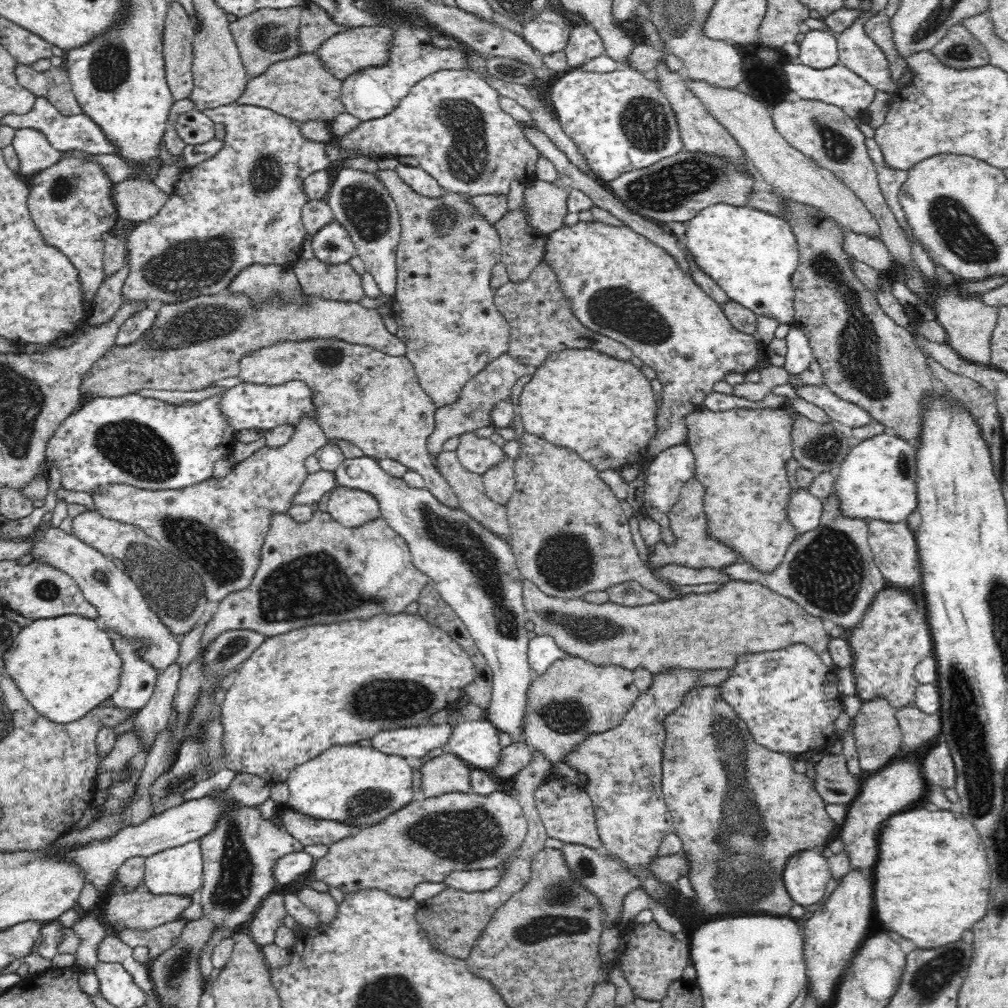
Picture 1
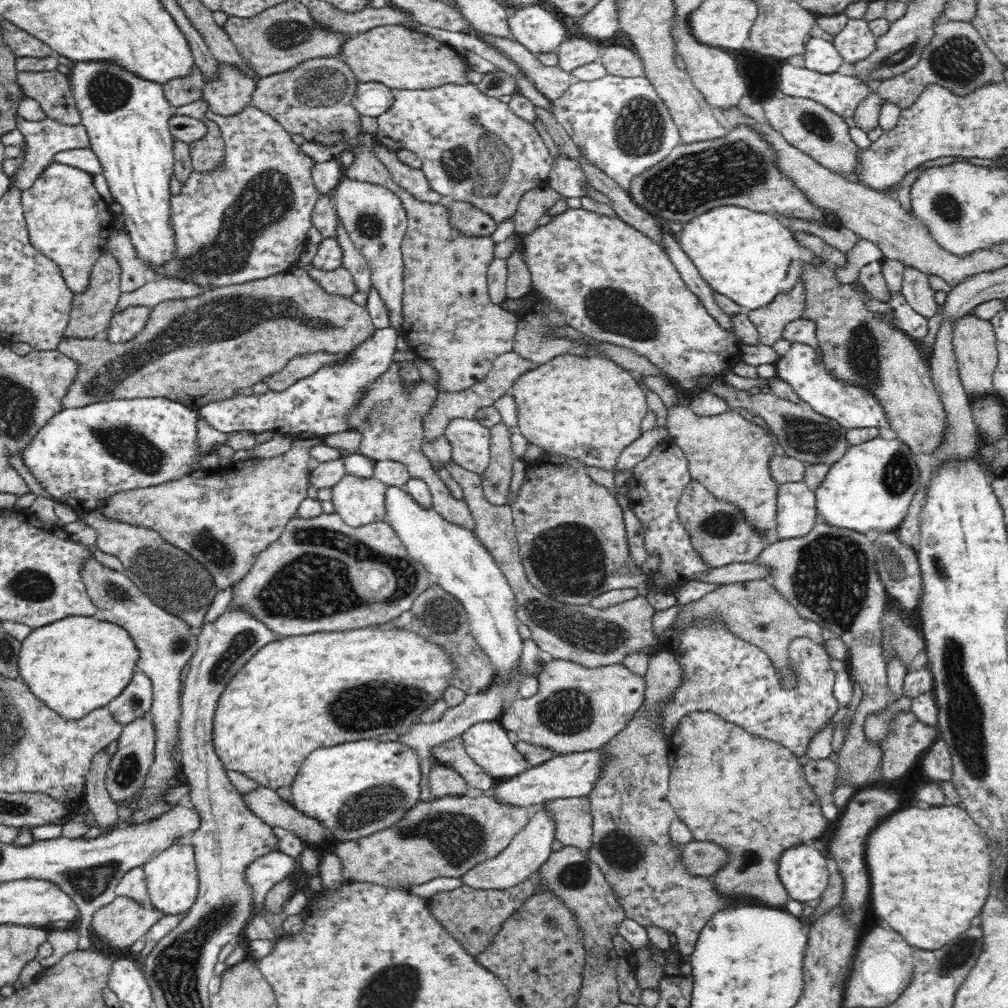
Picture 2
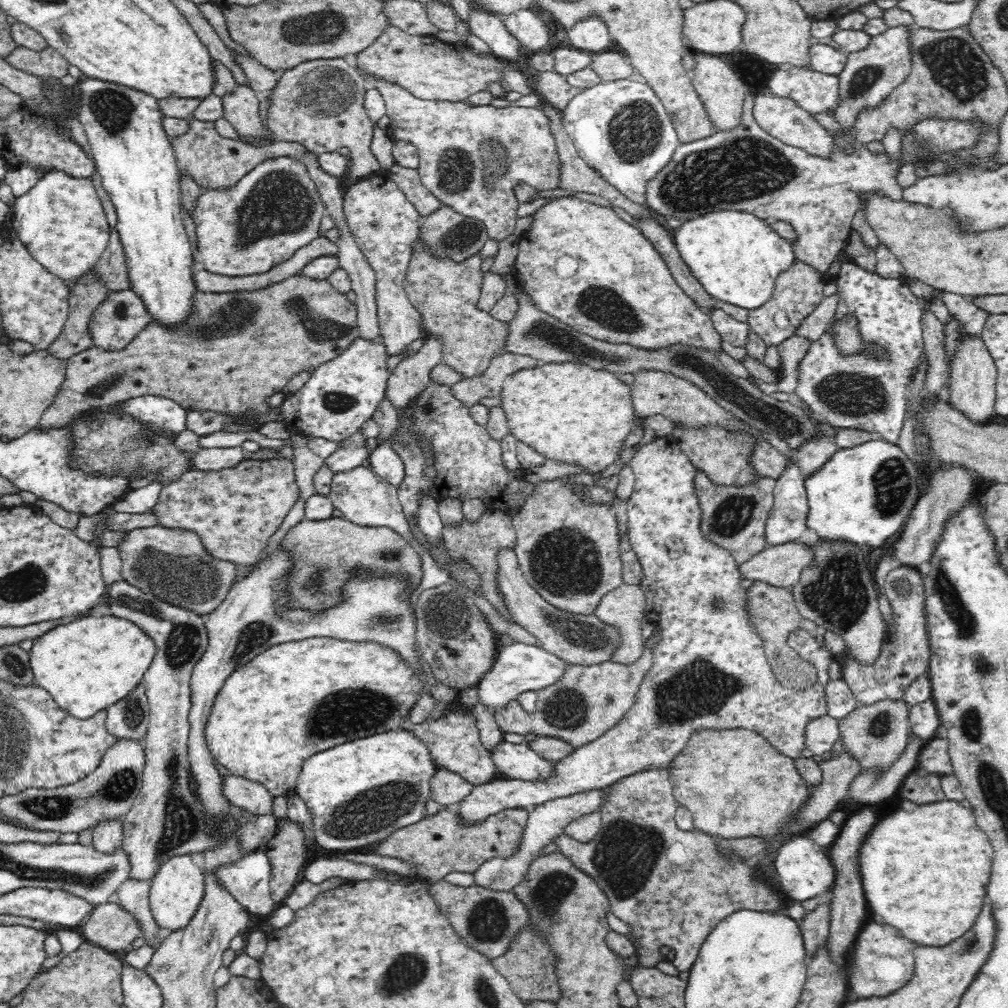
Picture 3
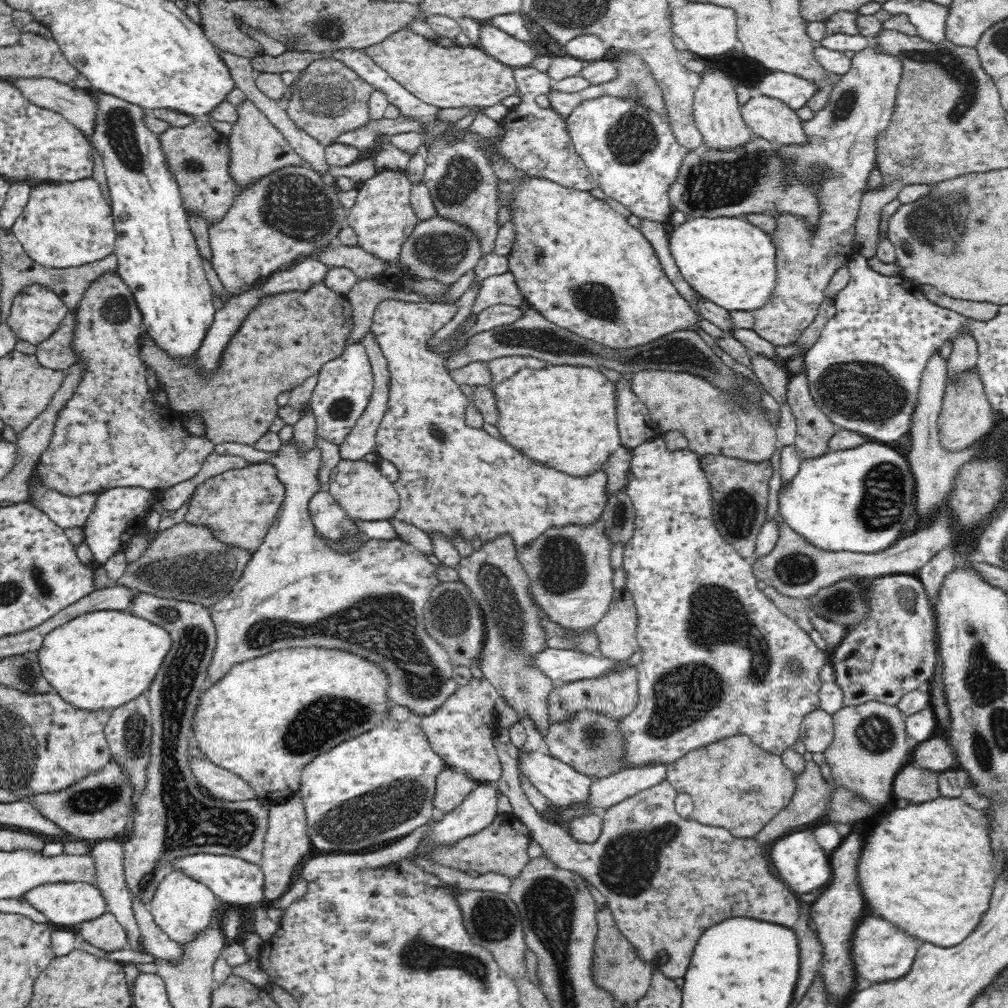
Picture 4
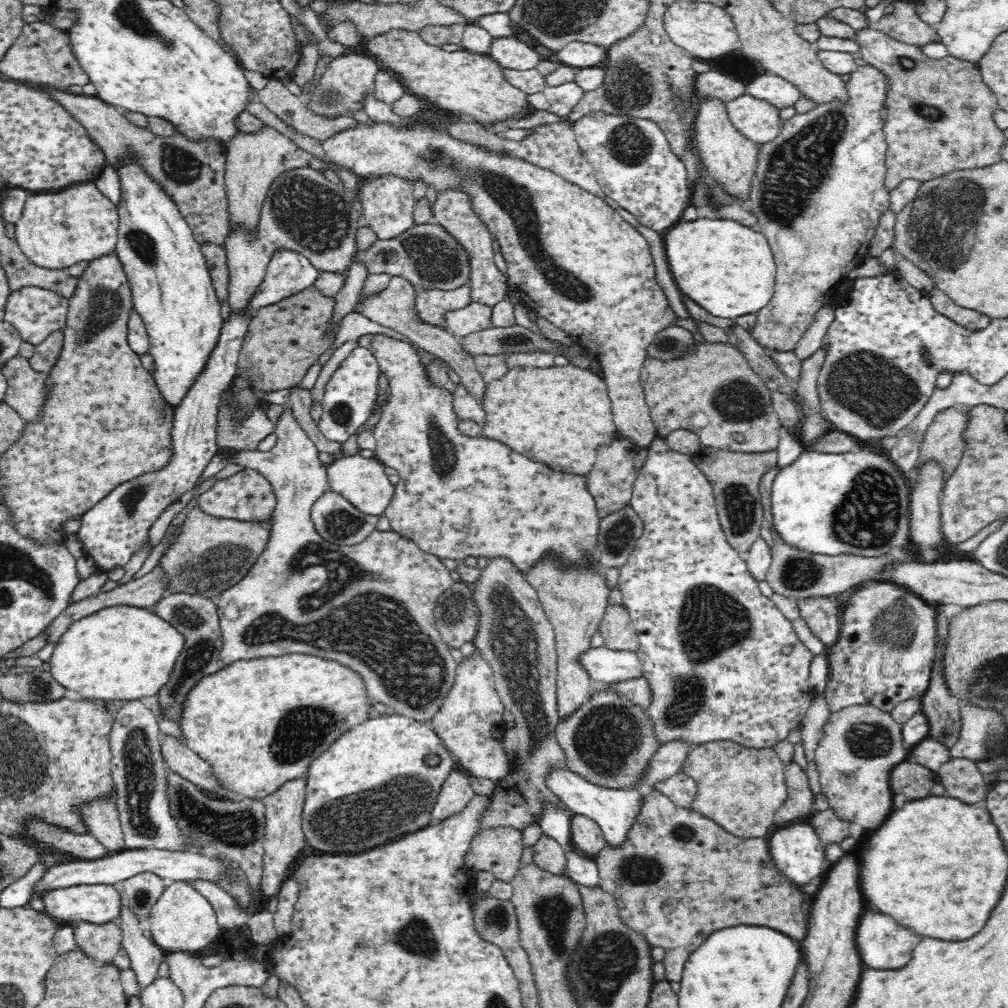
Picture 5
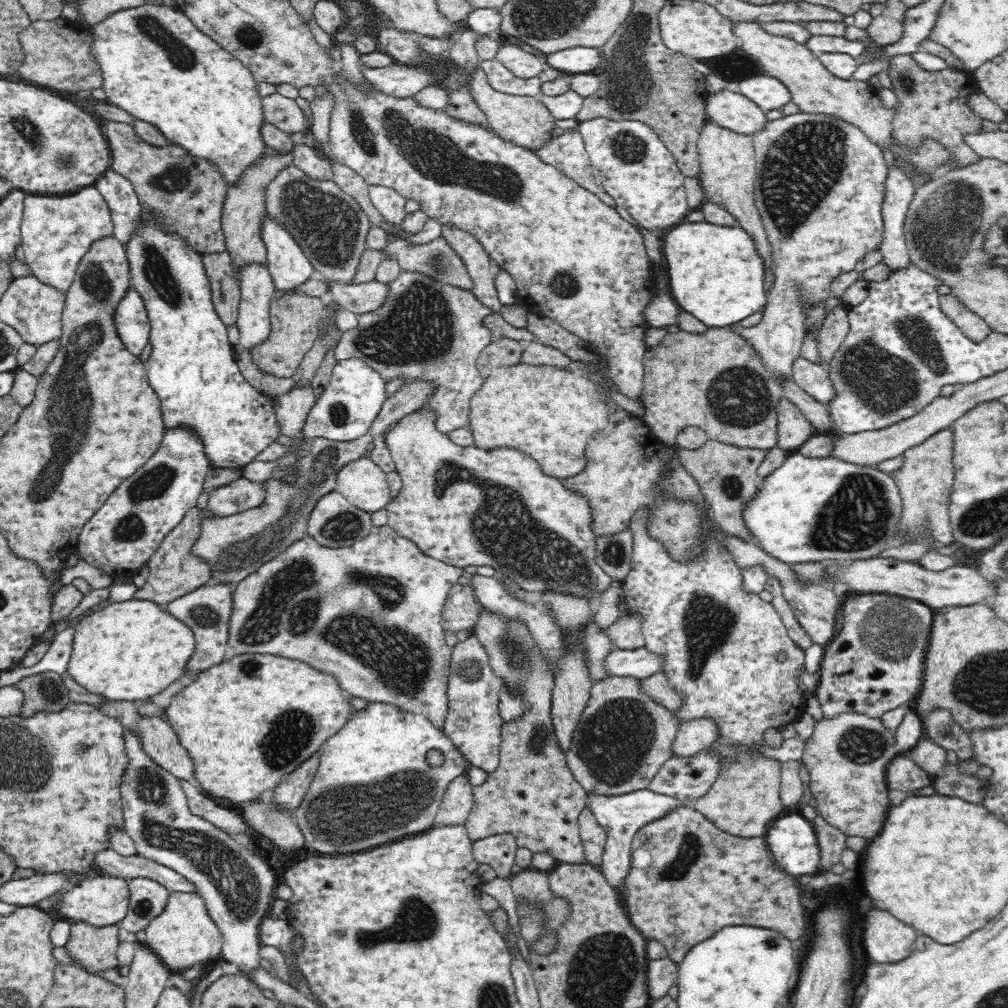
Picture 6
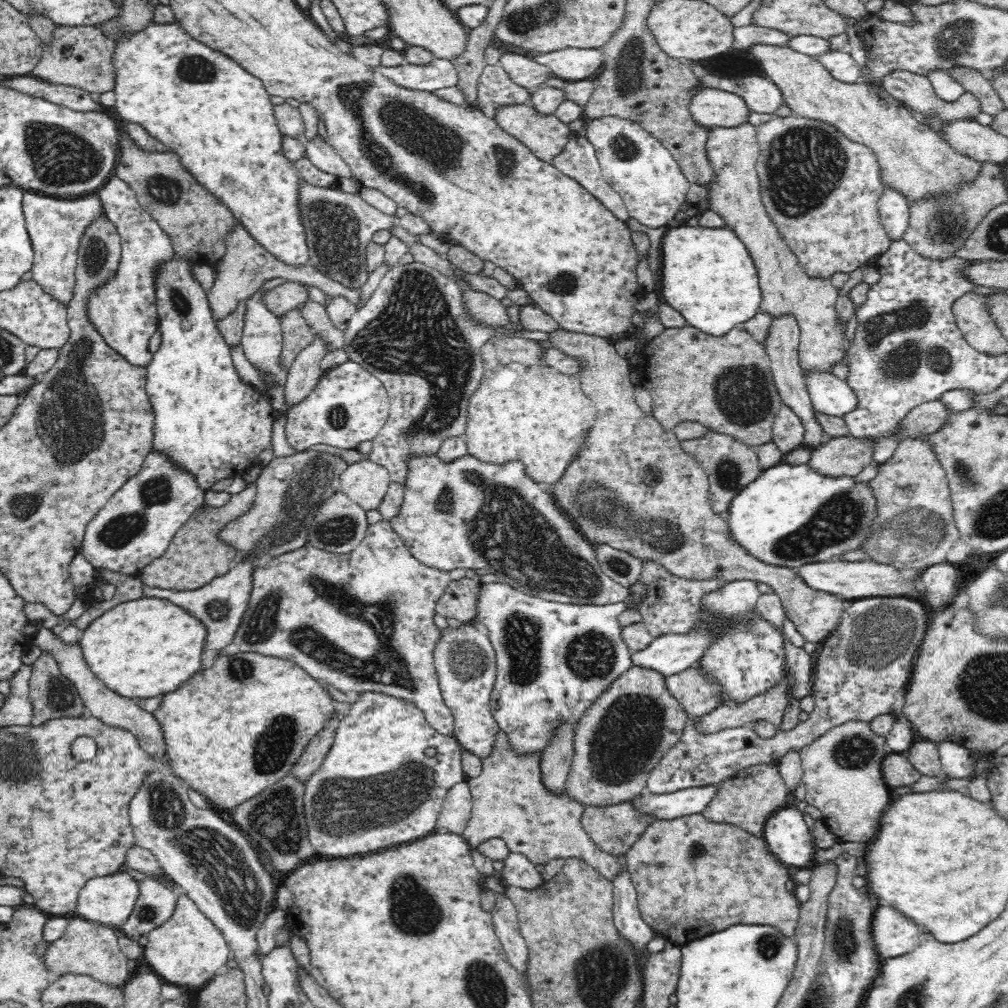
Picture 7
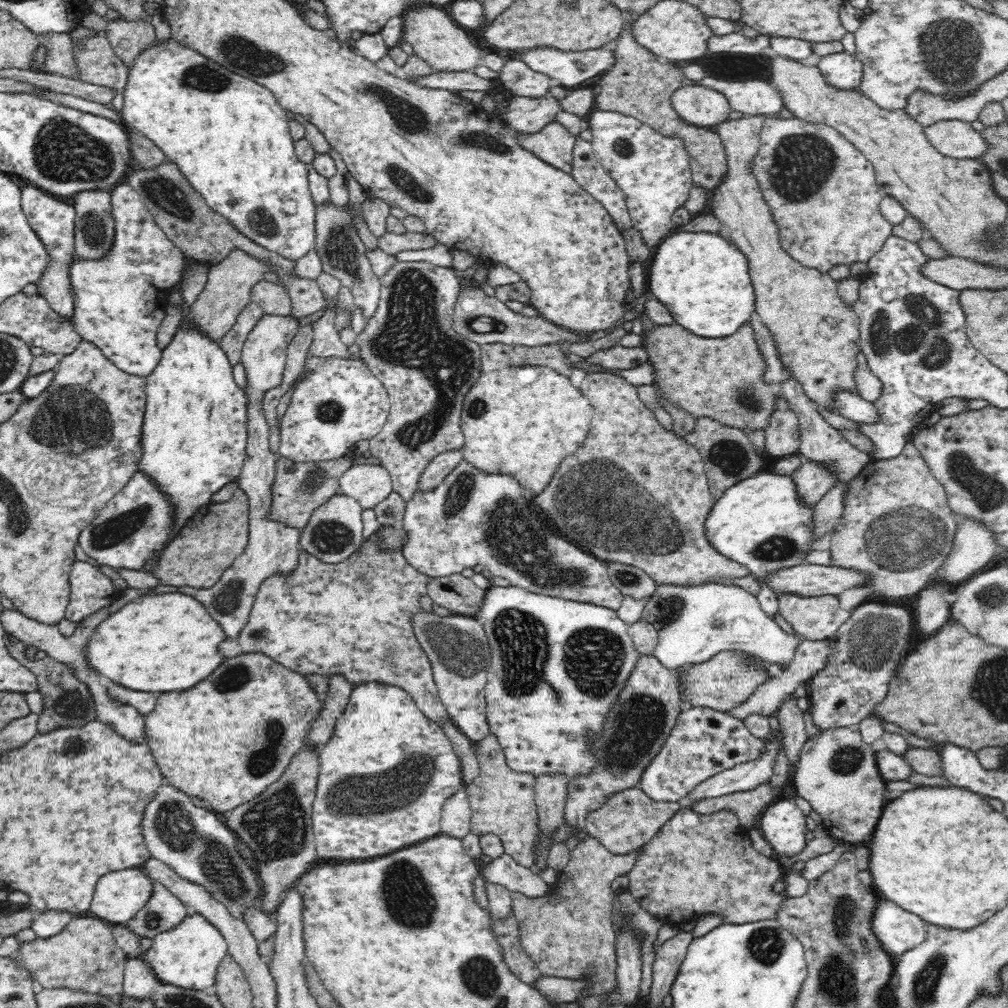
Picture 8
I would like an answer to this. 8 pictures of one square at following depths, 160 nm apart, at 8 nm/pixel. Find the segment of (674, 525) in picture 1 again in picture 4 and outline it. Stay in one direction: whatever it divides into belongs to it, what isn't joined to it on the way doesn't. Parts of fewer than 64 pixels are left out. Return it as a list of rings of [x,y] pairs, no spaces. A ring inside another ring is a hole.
[[[724,454],[701,455],[701,468],[712,489],[713,519],[721,535],[744,558],[753,560],[756,538],[766,520],[768,506],[768,480],[772,476],[771,460],[760,463]]]

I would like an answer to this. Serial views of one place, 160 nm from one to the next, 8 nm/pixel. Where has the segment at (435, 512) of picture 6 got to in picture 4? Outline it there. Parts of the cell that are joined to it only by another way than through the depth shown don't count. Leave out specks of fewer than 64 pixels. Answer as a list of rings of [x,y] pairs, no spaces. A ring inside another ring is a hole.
[[[386,299],[379,302],[376,307],[373,323],[370,333],[374,335],[374,341],[378,343],[378,348],[382,351],[382,354],[386,357],[389,366],[390,375],[390,390],[389,399],[387,402],[388,410],[385,412],[384,418],[381,420],[376,435],[376,447],[375,453],[383,460],[394,464],[399,471],[398,480],[394,483],[397,494],[399,495],[399,508],[394,512],[394,518],[404,522],[404,524],[412,524],[416,528],[423,530],[430,538],[438,533],[442,533],[450,543],[453,543],[455,538],[461,538],[463,541],[470,542],[474,539],[479,539],[482,544],[493,541],[502,535],[508,535],[514,541],[514,547],[516,550],[531,545],[538,536],[543,535],[550,529],[562,528],[568,525],[582,525],[588,526],[596,524],[601,518],[601,514],[606,504],[605,488],[606,488],[606,476],[604,471],[587,475],[586,477],[572,477],[568,474],[559,472],[552,468],[546,467],[542,464],[533,462],[530,458],[521,455],[510,444],[502,440],[496,440],[487,434],[486,429],[476,429],[466,425],[466,413],[465,409],[469,405],[470,401],[460,391],[458,383],[448,374],[446,367],[444,367],[444,354],[431,352],[428,350],[426,342],[432,338],[433,334],[436,334],[440,328],[446,326],[456,314],[458,314],[459,305],[456,302],[404,302],[402,300]]]

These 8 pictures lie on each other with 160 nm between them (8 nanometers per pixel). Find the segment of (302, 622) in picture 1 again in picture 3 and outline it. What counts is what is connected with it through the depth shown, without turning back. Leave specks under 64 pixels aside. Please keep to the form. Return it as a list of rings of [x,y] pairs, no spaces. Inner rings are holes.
[[[329,518],[323,521],[303,520],[293,526],[283,537],[285,548],[293,554],[296,560],[296,572],[289,580],[289,596],[291,599],[287,606],[291,608],[328,608],[334,602],[340,600],[340,588],[351,576],[349,571],[354,569],[368,569],[368,571],[378,571],[378,573],[404,573],[410,577],[413,586],[418,587],[423,577],[421,570],[421,560],[417,550],[396,531],[388,527],[363,527],[349,520],[342,518]]]

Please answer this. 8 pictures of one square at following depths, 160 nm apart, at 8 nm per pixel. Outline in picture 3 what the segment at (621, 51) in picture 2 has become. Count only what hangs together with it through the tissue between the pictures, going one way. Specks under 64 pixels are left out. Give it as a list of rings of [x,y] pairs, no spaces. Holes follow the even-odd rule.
[[[606,50],[601,53],[592,53],[590,57],[592,57],[592,60],[589,67],[596,72],[602,82],[633,77],[632,65],[626,64],[622,52]]]

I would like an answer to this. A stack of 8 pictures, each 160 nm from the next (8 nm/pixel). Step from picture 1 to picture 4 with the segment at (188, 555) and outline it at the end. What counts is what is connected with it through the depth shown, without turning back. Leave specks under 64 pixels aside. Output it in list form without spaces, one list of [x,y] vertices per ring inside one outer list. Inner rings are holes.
[[[270,464],[228,470],[205,480],[195,490],[185,521],[209,526],[222,542],[252,553],[262,544],[285,498],[284,485],[280,483],[275,467]]]

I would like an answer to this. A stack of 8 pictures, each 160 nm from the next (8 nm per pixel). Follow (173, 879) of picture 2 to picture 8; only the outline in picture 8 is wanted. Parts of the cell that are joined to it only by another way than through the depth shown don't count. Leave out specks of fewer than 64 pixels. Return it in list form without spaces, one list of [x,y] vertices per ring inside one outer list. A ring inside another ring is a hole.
[[[192,913],[178,928],[158,934],[152,940],[152,947],[141,958],[153,968],[154,975],[160,981],[176,987],[203,991],[215,984],[218,967],[228,950],[222,933],[202,915]]]

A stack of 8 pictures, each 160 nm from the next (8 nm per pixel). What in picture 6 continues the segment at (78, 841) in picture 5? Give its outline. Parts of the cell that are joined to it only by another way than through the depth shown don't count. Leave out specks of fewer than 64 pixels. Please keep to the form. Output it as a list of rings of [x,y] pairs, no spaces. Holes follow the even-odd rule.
[[[114,849],[103,850],[95,858],[97,868],[104,874],[123,879],[149,878],[173,892],[192,892],[194,885],[180,873],[142,855],[124,856]]]

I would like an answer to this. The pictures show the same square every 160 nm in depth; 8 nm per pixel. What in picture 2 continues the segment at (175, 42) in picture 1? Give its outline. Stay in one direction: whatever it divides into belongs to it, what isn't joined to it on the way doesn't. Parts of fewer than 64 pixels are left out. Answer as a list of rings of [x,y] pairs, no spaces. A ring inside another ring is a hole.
[[[196,67],[187,77],[174,79],[163,86],[164,95],[168,103],[177,109],[179,106],[201,100],[205,84],[202,71]]]

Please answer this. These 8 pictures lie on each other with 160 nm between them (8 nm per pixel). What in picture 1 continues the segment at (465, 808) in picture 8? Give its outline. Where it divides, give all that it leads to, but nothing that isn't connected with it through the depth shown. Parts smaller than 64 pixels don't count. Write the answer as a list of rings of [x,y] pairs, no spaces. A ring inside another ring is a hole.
[[[448,751],[428,760],[420,770],[426,798],[456,791],[468,792],[472,770],[472,766]]]

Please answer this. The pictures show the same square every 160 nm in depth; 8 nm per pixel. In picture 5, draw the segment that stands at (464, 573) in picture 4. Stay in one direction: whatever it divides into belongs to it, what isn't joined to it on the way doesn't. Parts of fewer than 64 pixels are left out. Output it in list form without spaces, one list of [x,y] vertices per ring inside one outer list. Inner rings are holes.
[[[497,558],[481,572],[482,577],[471,585],[479,608],[478,632],[473,644],[490,663],[497,693],[504,709],[513,714],[514,724],[505,725],[501,740],[510,772],[496,782],[494,792],[488,796],[478,832],[498,827],[523,831],[539,824],[546,805],[574,816],[547,785],[547,778],[554,769],[568,769],[565,752],[556,736],[559,718],[555,634],[536,590],[512,562]]]

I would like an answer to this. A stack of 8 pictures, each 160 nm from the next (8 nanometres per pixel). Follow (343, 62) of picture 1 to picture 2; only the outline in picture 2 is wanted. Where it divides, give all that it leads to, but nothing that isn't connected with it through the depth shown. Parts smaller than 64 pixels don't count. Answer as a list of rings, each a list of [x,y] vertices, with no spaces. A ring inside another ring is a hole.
[[[378,26],[352,36],[342,45],[339,56],[360,82],[378,82],[390,90],[434,90],[452,84],[472,84],[468,77],[472,69],[462,52],[425,33],[402,26]]]

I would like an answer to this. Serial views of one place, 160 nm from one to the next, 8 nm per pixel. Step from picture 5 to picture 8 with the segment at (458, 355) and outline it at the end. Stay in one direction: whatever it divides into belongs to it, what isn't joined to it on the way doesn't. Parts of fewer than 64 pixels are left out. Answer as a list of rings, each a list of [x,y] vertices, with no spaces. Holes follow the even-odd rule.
[[[240,249],[233,250],[222,262],[209,266],[207,283],[190,307],[185,317],[188,327],[194,327],[204,333],[210,341],[220,342],[222,337],[235,325],[237,316],[250,302],[250,290],[256,282],[263,279],[266,272],[271,272],[270,265],[250,256]]]

